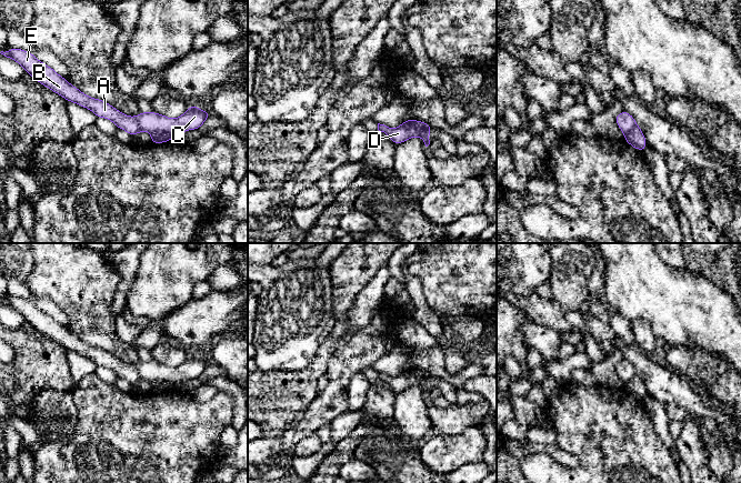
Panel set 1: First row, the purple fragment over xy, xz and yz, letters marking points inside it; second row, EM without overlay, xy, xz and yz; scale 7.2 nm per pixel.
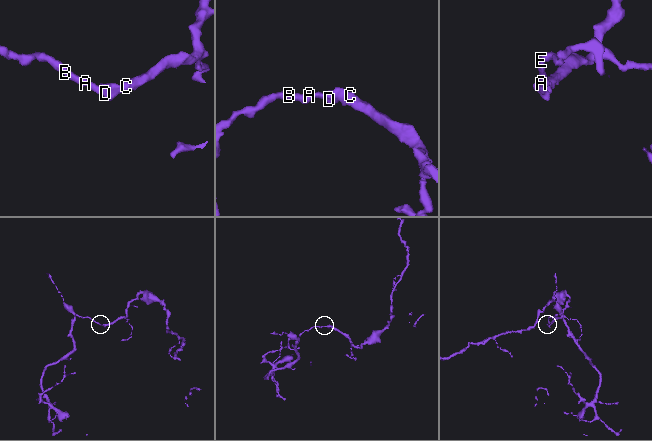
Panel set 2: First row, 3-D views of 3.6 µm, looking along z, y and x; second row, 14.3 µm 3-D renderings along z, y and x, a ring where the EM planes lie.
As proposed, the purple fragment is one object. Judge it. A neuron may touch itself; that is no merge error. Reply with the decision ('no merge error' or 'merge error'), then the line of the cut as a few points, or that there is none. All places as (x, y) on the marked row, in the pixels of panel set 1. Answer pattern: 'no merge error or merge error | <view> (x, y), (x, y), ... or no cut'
merge error | xz (402, 123), (416, 123), (419, 134)

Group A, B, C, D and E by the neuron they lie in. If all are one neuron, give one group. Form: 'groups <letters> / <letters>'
groups A B D E / C

